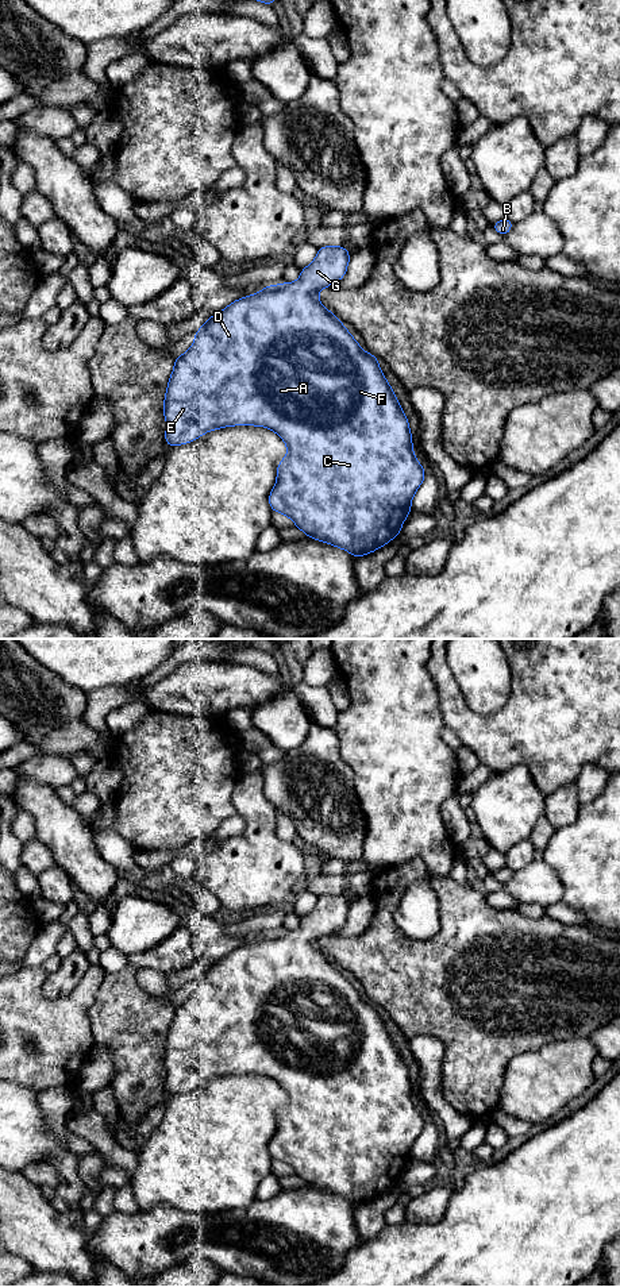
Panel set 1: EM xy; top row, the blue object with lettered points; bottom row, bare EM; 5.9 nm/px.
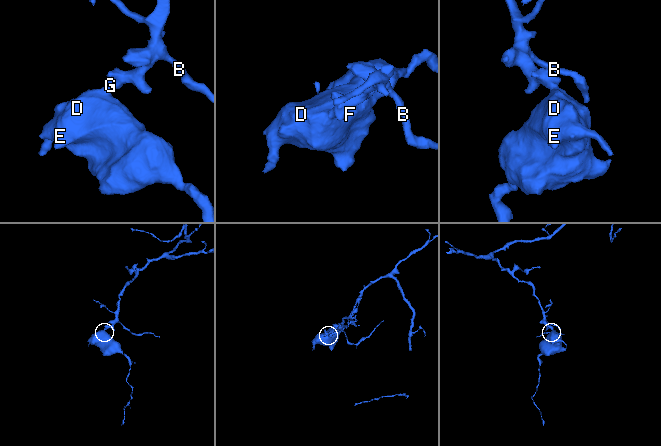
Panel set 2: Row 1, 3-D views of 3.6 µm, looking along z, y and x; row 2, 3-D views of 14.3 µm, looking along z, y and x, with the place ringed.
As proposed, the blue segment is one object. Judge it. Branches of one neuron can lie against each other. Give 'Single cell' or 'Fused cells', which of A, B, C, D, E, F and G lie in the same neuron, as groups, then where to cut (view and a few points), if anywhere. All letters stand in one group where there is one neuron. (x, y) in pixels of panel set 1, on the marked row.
Single cell. Groups: A B C D E F G. No split

